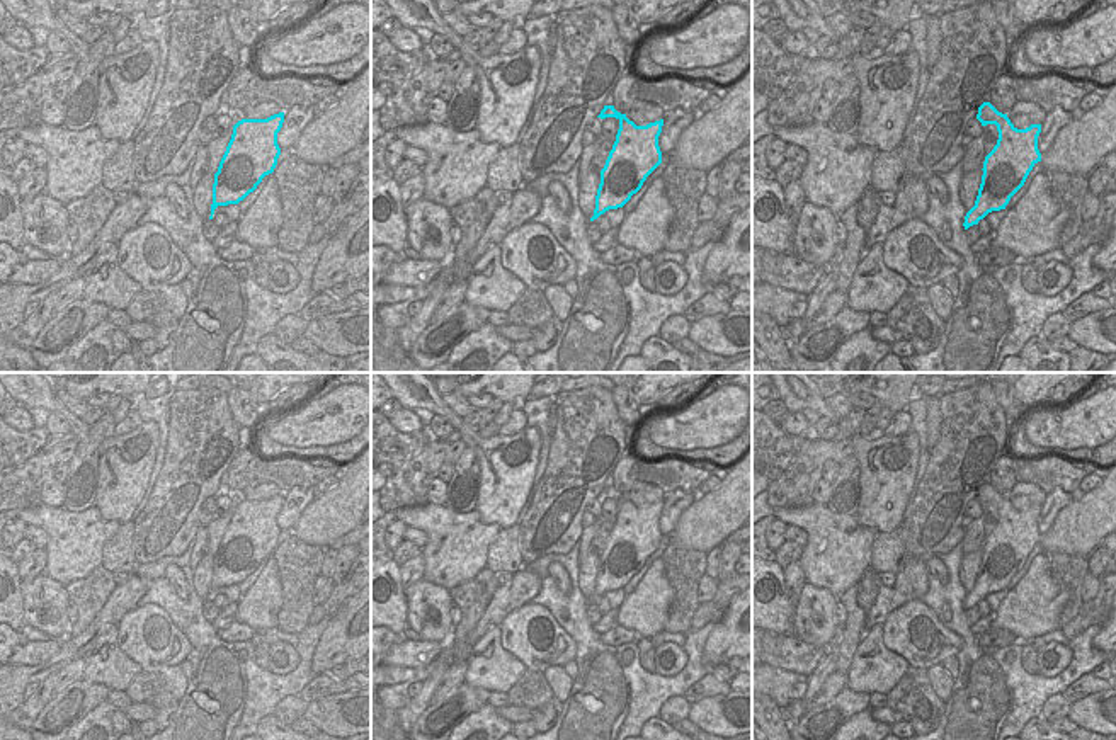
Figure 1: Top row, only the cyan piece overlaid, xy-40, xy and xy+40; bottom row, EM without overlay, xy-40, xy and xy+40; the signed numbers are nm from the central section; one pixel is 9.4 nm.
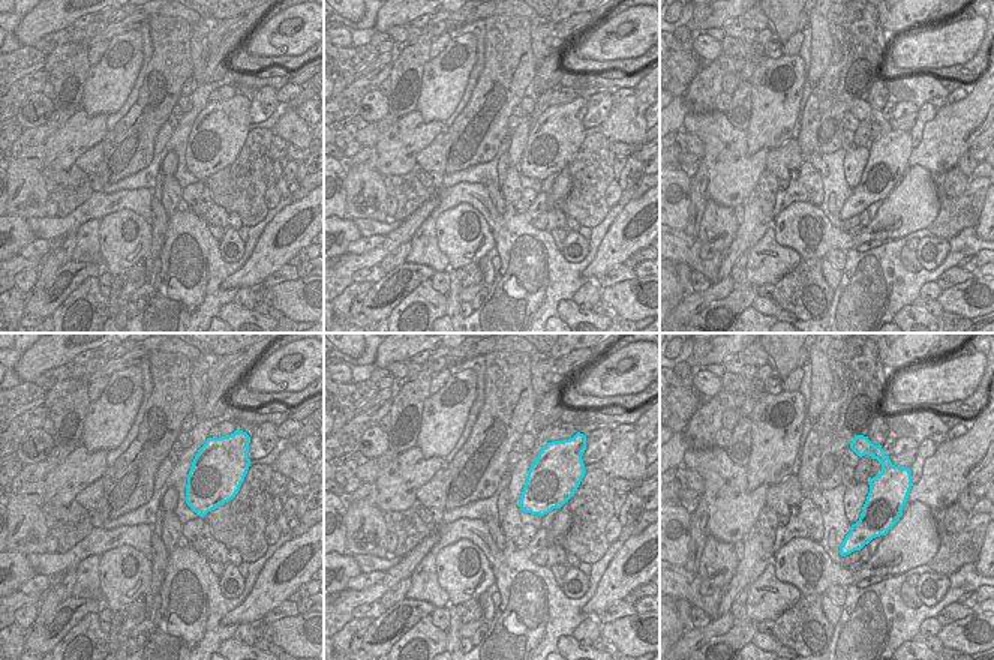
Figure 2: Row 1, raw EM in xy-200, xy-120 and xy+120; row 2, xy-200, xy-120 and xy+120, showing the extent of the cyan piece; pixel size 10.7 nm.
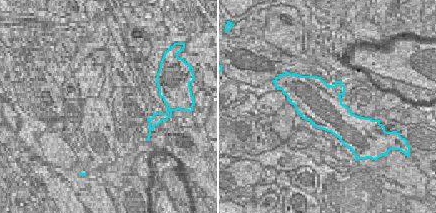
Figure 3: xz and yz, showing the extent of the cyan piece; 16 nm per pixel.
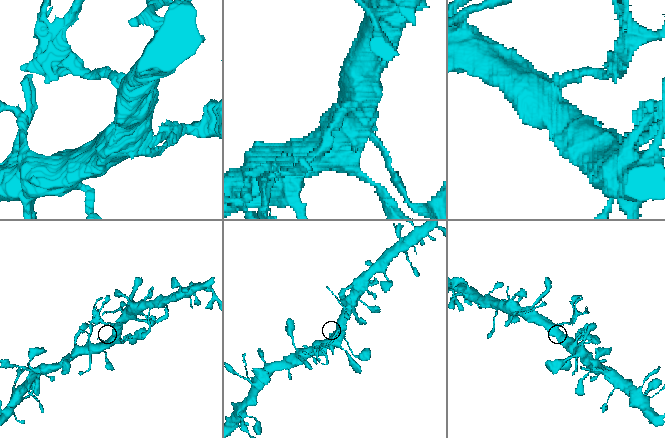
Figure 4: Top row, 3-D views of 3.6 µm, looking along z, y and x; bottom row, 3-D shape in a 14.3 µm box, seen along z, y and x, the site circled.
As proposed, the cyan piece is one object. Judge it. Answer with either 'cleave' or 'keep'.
cleave

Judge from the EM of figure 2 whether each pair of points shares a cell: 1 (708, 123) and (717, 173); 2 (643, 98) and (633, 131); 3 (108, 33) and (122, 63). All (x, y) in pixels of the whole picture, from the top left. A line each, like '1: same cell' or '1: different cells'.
1: same cell
2: same cell
3: different cells

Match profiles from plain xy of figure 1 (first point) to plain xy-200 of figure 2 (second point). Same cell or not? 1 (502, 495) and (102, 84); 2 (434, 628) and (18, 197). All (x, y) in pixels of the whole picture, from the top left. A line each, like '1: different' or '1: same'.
1: same
2: same

